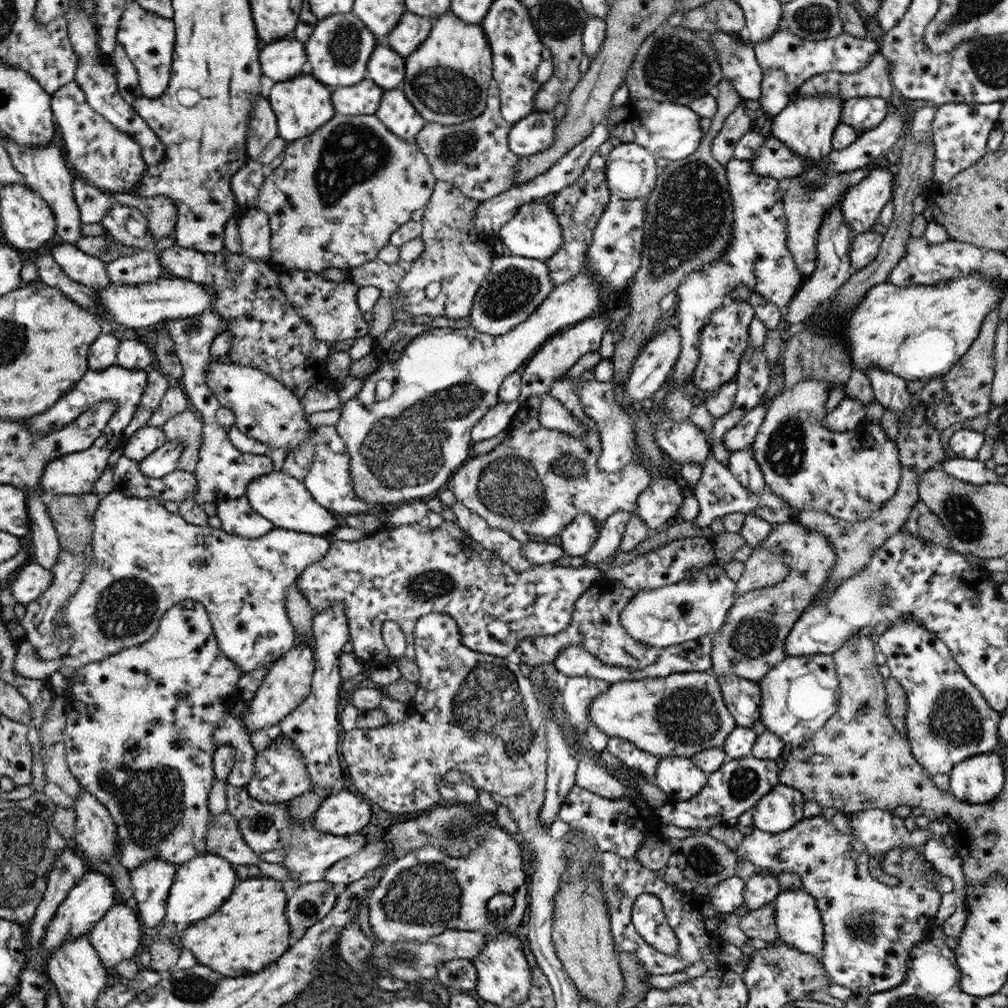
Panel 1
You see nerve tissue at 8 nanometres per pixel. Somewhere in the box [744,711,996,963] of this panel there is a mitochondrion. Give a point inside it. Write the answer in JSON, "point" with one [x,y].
{"point":[860,922]}

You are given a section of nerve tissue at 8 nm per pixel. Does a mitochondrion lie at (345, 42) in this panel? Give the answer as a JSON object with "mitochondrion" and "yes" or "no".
{"mitochondrion":"yes"}

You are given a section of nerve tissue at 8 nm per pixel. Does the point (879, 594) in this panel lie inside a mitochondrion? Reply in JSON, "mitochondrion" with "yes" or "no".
{"mitochondrion":"yes"}

